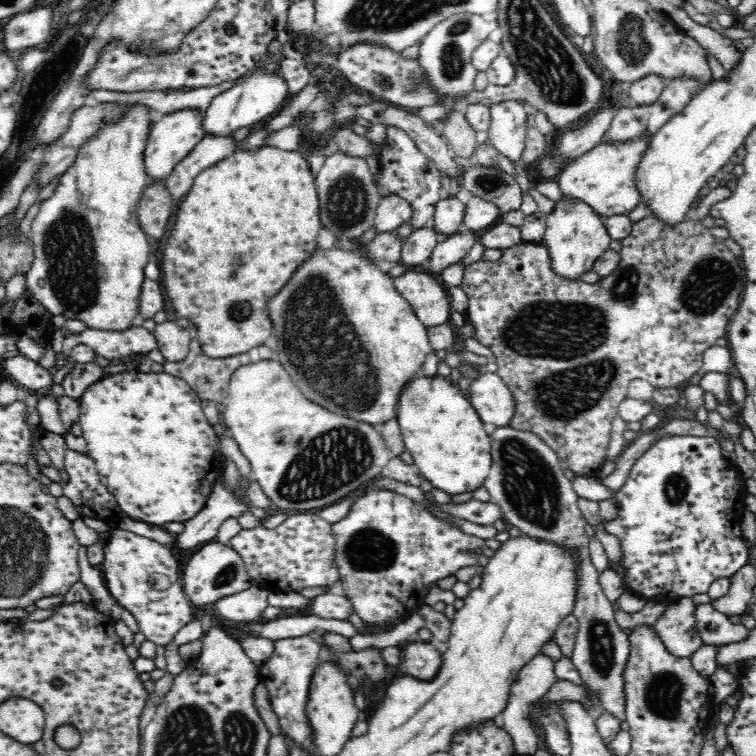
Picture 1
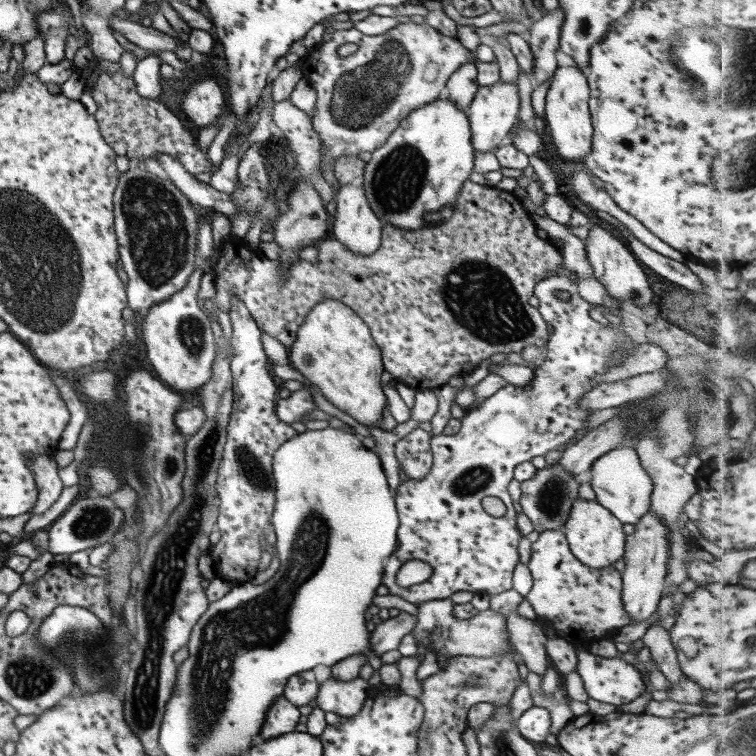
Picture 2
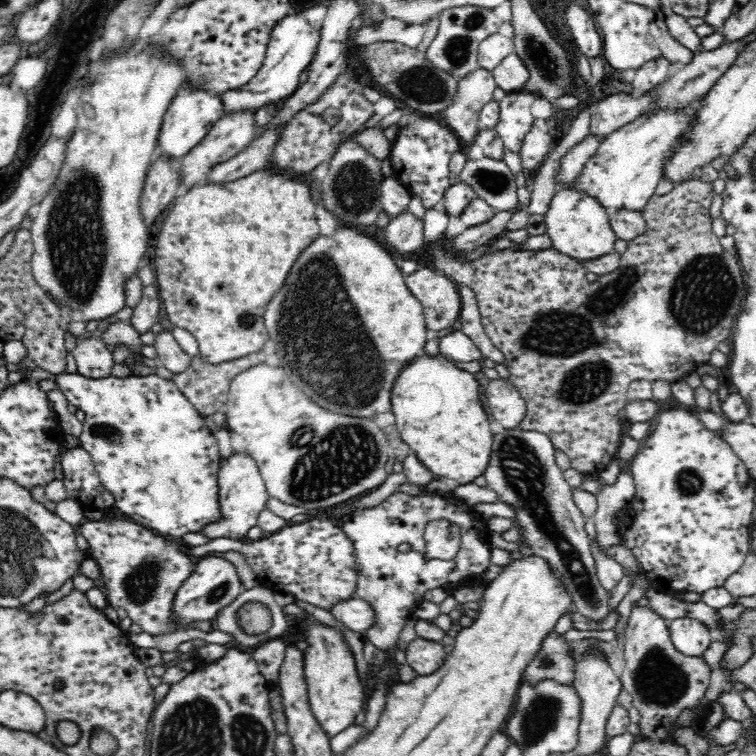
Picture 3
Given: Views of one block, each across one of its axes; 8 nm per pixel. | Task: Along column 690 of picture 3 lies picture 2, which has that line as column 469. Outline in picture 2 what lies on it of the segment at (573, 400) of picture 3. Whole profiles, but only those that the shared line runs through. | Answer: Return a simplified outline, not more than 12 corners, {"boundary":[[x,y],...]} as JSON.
{"boundary":[[467,180],[445,221],[369,256],[280,262],[228,235],[230,298],[287,350],[320,300],[415,392],[545,347],[559,269],[513,193]]}

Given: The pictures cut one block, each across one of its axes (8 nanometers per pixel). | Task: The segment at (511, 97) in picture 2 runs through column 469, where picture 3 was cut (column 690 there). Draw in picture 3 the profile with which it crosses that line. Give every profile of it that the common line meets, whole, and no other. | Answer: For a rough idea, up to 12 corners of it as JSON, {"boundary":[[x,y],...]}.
{"boundary":[[704,95],[605,136],[574,190],[640,211]]}

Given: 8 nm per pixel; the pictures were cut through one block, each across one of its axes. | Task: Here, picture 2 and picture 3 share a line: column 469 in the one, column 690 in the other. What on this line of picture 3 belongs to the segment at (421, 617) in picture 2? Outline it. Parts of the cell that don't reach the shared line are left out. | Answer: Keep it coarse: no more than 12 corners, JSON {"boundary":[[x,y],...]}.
{"boundary":[[700,620],[668,624],[674,646],[702,657],[716,638]]}

